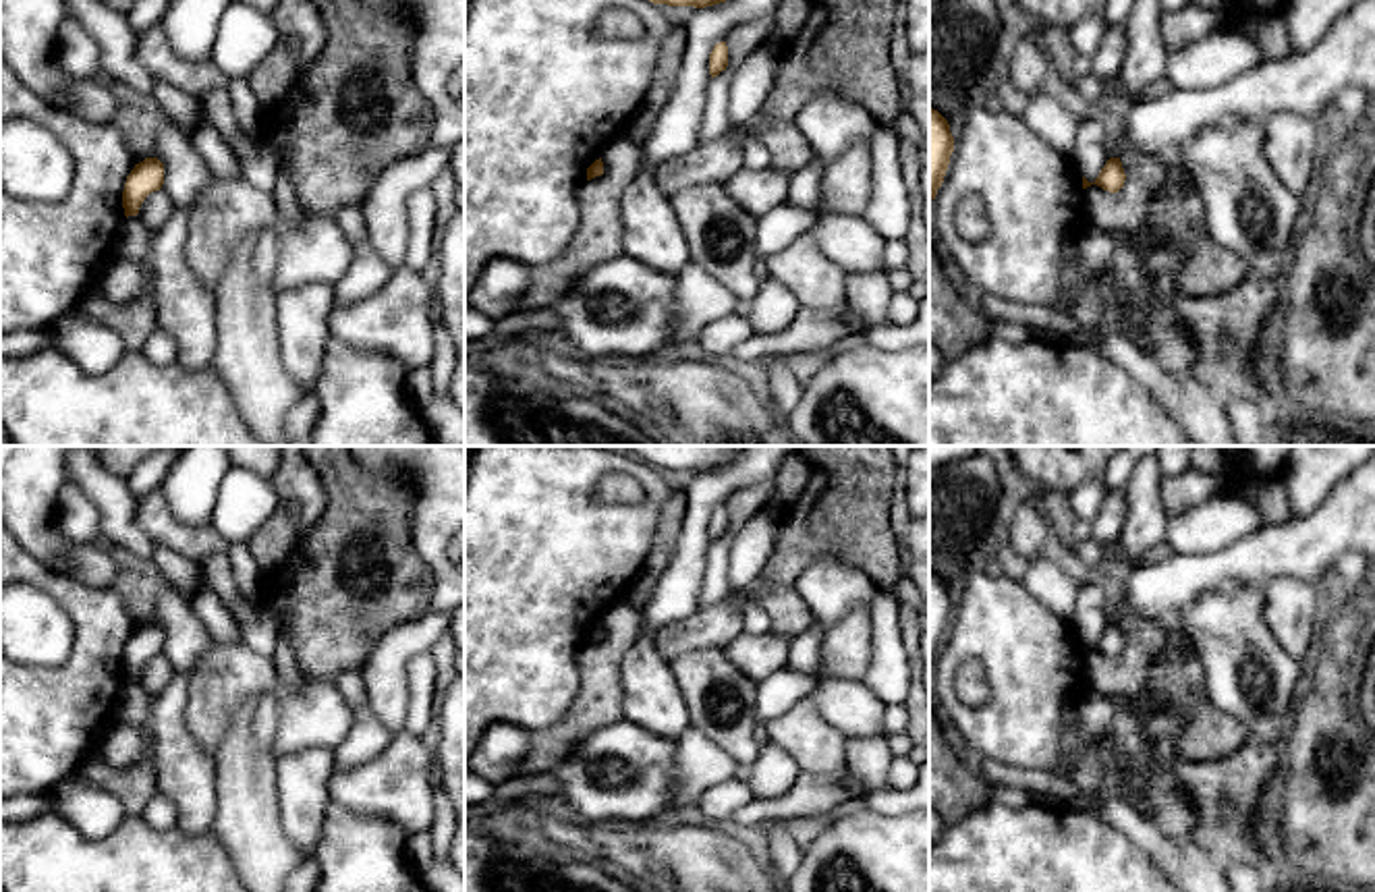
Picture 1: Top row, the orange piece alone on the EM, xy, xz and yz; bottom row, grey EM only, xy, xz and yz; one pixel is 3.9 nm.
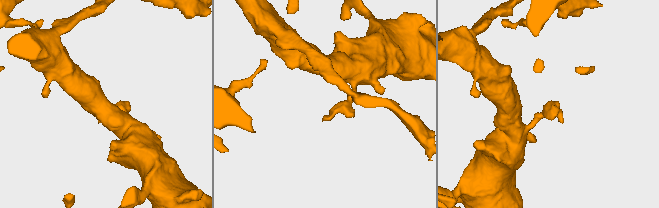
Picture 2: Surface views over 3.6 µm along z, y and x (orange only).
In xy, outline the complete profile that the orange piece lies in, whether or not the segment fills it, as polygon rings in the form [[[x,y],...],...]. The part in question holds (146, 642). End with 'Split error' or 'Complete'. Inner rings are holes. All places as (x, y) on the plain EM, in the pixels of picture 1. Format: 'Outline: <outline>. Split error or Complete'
Outline: [[[145,622],[135,629],[127,641],[122,656],[124,680],[137,680],[145,662],[153,656],[160,656],[164,649],[164,629],[158,622]]]. Complete

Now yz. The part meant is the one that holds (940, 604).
Outline: [[[929,573],[929,666],[935,664],[944,647],[952,616],[954,602],[948,585],[937,575]]]. Complete

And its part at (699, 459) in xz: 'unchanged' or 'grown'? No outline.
unchanged

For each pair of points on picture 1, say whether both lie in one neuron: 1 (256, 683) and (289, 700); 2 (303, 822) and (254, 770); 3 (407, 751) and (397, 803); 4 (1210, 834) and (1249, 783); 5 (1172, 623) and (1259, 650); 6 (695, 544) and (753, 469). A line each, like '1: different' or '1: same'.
1: different
2: different
3: same
4: same
5: different
6: same

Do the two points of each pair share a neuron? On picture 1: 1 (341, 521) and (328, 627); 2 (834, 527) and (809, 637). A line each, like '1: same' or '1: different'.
1: same
2: different

